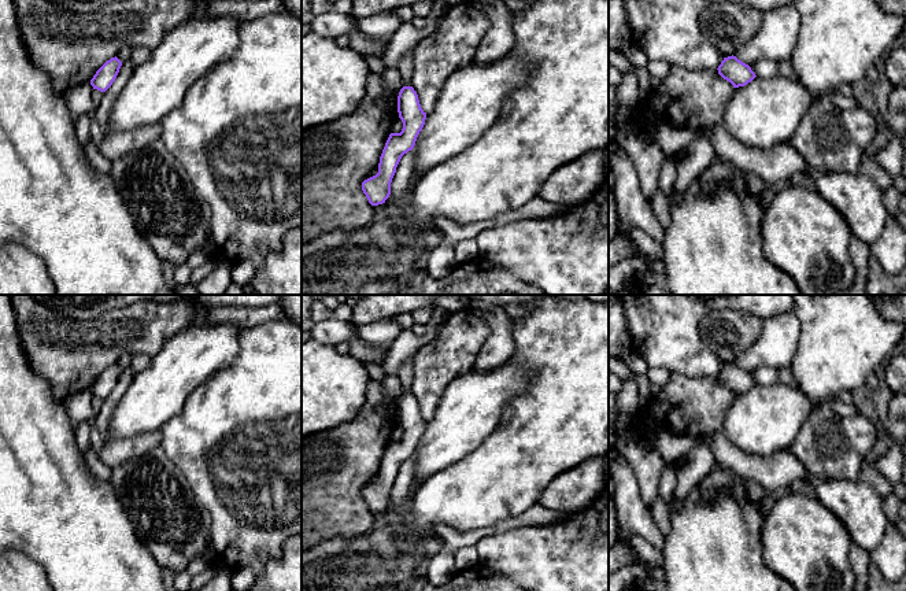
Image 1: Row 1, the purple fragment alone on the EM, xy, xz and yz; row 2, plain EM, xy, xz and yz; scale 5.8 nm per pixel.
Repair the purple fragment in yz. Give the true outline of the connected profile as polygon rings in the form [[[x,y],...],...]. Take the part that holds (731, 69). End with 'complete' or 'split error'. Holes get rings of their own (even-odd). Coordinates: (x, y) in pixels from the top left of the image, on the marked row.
[[[733,55],[724,58],[717,70],[724,80],[733,85],[733,88],[744,86],[757,77],[748,64]]]; complete

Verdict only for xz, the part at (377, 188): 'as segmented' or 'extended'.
as segmented

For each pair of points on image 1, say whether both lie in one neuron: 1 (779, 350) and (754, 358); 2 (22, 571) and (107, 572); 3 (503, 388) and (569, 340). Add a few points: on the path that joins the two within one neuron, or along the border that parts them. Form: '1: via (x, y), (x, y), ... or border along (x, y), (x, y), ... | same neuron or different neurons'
1: via (773, 350), (760, 354) | same neuron
2: border along (17, 551), (30, 557), (47, 576) | different neurons
3: border along (509, 361), (531, 379), (513, 399) | different neurons

